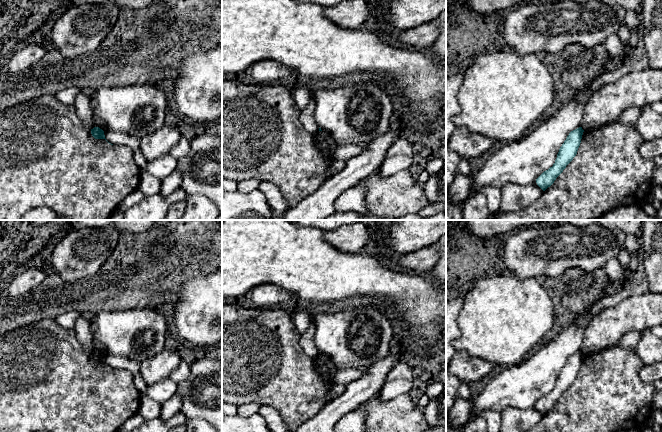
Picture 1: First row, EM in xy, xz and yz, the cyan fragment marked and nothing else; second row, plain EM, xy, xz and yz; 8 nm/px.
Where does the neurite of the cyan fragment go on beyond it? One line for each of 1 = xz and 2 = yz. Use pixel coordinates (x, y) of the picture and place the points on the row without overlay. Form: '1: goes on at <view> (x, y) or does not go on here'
1: does not go on here
2: does not go on here

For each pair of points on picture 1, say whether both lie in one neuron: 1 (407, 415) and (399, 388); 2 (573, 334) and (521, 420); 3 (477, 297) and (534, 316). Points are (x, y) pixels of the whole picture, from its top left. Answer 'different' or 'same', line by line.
1: different
2: different
3: same

